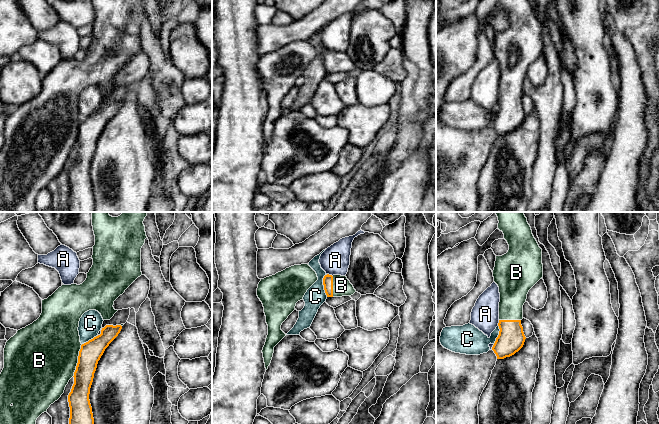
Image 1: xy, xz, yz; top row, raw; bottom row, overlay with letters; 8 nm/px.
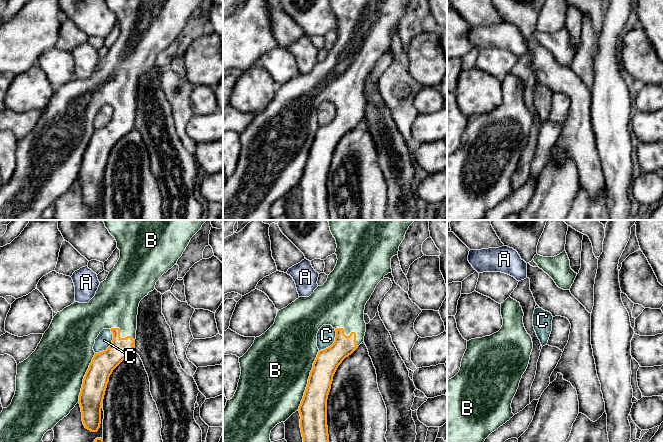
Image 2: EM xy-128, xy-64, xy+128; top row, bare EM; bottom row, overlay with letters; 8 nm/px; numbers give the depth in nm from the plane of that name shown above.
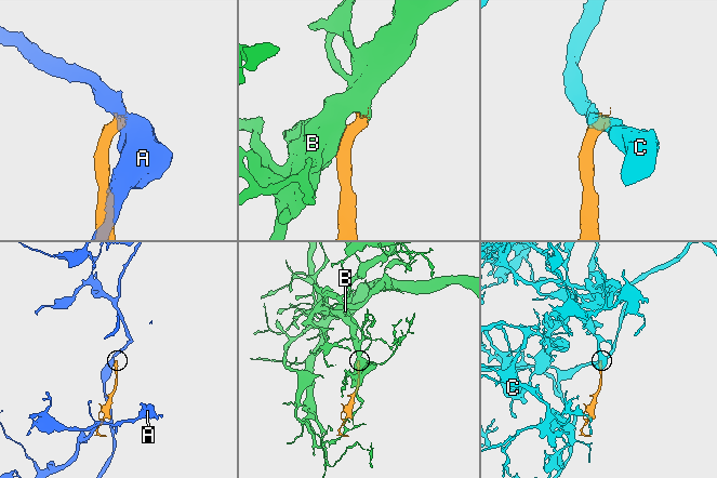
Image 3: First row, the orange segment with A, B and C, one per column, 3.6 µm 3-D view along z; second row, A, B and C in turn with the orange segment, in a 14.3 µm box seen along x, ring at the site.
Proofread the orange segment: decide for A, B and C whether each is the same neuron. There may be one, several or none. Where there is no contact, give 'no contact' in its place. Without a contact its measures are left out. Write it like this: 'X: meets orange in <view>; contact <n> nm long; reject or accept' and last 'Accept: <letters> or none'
A: meets orange in xz; contact 50 nm long; reject
B: meets orange in xy; contact 280 nm long; accept
C: meets orange in xz; contact 180 nm long; reject
Accept: B

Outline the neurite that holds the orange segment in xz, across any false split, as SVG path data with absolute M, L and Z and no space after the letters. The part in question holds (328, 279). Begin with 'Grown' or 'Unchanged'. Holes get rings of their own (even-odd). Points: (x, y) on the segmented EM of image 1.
Grown. M327 274L323 278L323 285L327 297L351 296L356 292L346 276Z

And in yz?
Grown. M495 212L498 217L498 229L503 232L509 250L502 256L496 256L493 270L494 282L499 287L499 335L492 347L497 359L510 357L524 345L525 335L521 320L523 305L529 290L543 277L542 249L532 234L530 225L523 212Z

